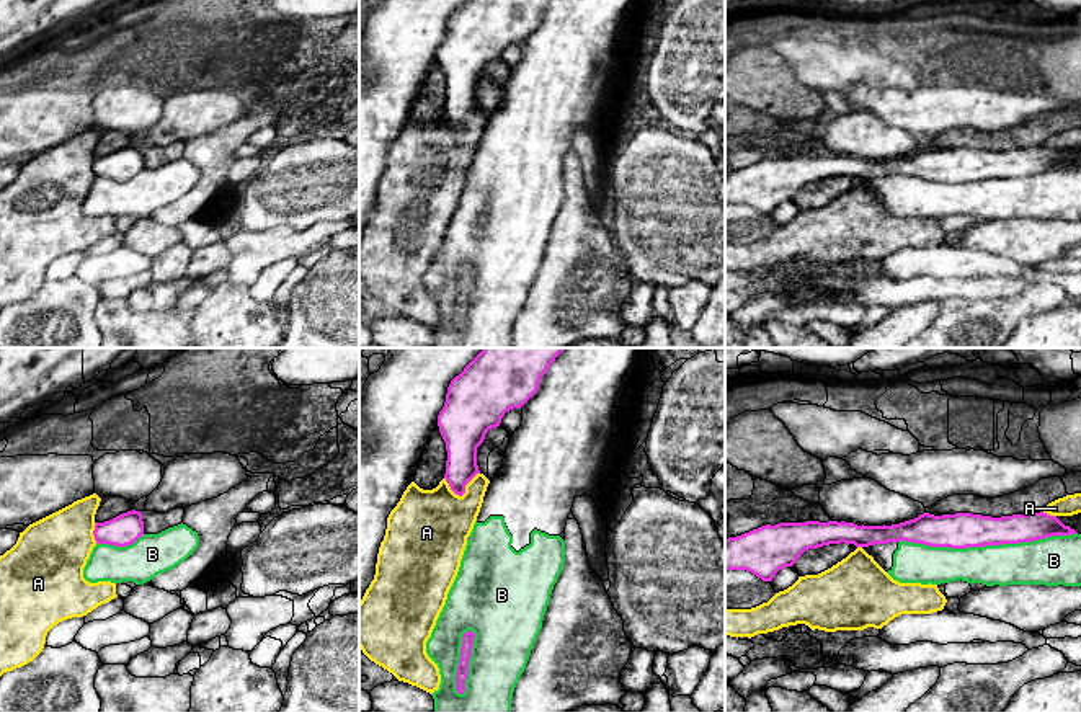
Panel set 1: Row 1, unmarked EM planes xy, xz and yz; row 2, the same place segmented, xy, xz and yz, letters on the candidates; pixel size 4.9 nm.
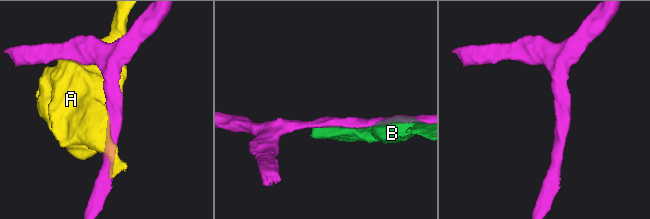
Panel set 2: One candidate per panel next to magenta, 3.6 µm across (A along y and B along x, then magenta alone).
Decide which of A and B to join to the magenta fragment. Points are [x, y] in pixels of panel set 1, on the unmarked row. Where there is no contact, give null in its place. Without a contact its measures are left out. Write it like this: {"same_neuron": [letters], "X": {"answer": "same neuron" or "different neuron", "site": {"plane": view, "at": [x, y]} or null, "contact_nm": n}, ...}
{"same_neuron": [], "A": {"answer": "different neuron", "site": {"plane": "xz", "at": [462, 128]}, "contact_nm": 180}, "B": {"answer": "different neuron", "site": {"plane": "yz", "at": [987, 178]}, "contact_nm": 900}}

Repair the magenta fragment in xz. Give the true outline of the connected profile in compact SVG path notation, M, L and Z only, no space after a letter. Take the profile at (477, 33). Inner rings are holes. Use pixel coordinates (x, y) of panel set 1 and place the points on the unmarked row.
M465 0L456 10L438 49L446 77L444 113L462 131L465 119L480 108L477 82L488 64L500 60L513 42L521 42L539 23L549 0Z

